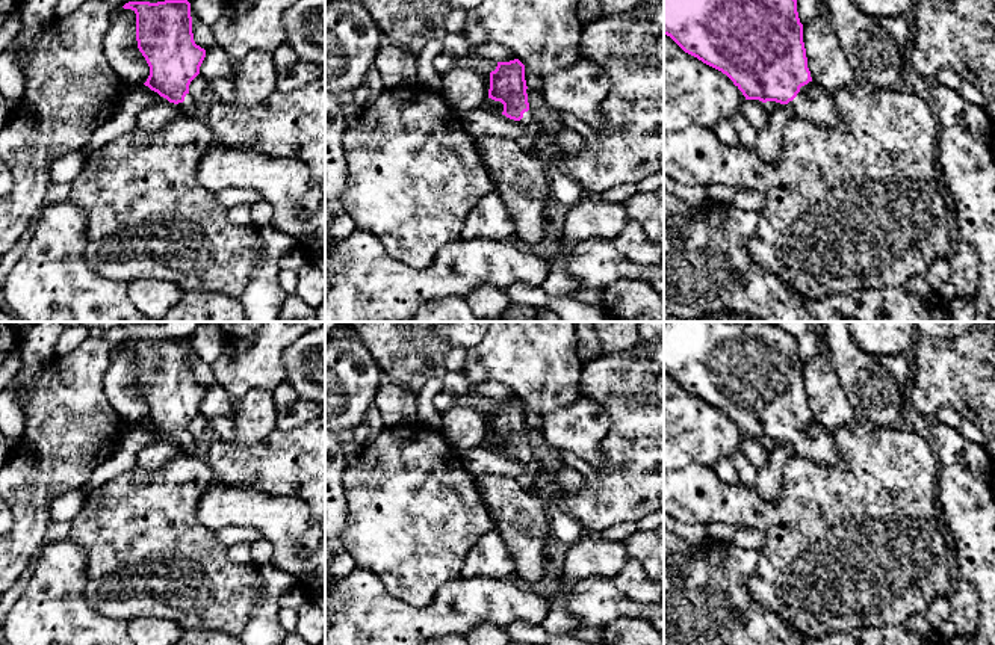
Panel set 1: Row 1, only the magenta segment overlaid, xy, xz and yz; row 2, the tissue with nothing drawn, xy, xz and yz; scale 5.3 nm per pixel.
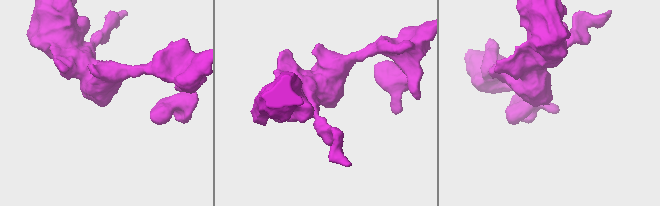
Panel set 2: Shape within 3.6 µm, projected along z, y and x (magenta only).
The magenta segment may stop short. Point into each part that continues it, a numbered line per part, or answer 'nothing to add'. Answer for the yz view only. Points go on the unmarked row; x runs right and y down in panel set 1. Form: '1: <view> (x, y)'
1: yz (821, 449)

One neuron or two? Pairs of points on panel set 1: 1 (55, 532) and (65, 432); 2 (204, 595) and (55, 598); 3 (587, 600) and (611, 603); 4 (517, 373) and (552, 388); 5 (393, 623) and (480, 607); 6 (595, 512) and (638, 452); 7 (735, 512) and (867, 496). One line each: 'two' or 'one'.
1: two
2: two
3: one
4: one
5: one
6: one
7: one

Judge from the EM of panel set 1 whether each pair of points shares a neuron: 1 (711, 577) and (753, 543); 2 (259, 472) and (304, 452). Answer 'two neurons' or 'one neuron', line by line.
1: two neurons
2: one neuron

